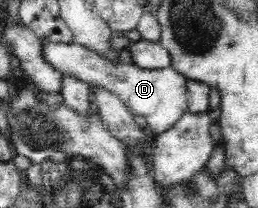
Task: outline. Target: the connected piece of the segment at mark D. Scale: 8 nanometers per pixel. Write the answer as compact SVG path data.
M44 43L43 54L60 73L116 94L132 116L146 118L153 136L173 127L187 112L187 79L171 65L164 69L139 68L134 63L111 61L101 53L78 44Z

